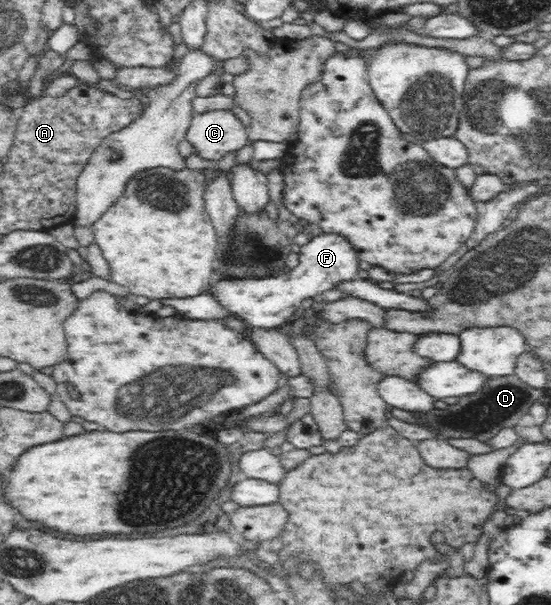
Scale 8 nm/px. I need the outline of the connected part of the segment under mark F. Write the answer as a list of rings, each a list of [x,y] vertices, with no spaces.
[[[321,234],[300,247],[298,254],[300,264],[290,271],[288,276],[267,277],[233,277],[221,275],[213,285],[209,296],[218,303],[229,316],[245,321],[251,328],[269,331],[269,329],[285,330],[291,326],[295,314],[301,309],[302,301],[313,298],[339,281],[347,281],[357,277],[359,270],[357,256],[351,244],[341,236]]]

